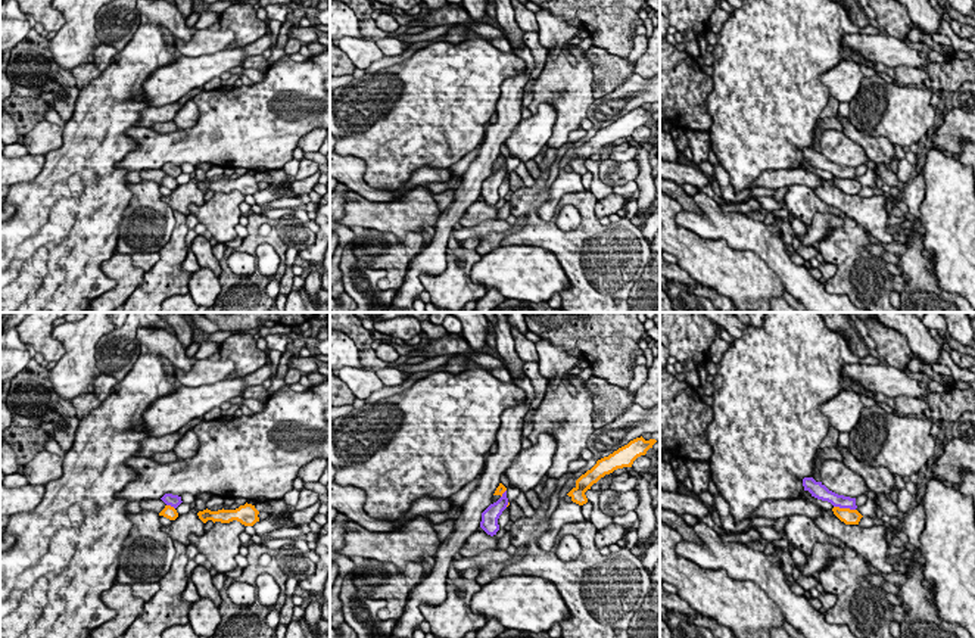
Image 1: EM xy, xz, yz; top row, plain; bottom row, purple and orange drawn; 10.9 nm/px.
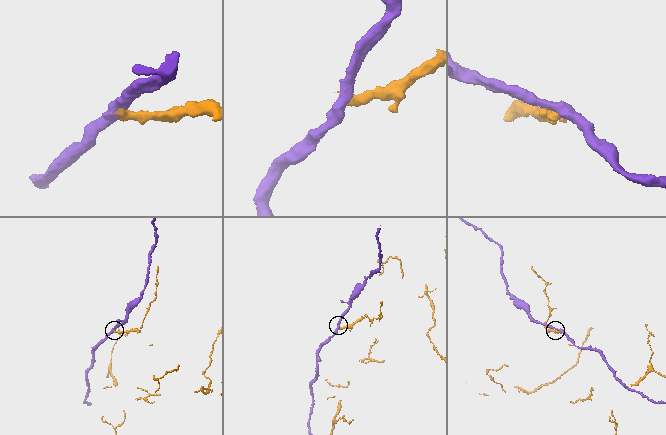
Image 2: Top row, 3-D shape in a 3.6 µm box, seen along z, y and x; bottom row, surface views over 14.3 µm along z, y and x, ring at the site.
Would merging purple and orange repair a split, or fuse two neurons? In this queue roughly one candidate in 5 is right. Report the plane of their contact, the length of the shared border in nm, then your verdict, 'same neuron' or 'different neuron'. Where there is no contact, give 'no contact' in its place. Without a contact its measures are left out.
yz | 240 nm | different neuron

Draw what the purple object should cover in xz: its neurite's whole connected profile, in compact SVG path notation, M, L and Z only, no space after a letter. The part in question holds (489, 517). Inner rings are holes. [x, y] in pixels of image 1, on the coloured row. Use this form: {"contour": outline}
{"contour": "M507 491L482 513L480 527L490 536L499 530L498 519L508 505Z"}

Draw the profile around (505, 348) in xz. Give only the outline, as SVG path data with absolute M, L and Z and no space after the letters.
M505 312L493 314L496 317L496 324L492 327L492 330L496 337L496 351L504 361L504 365L511 376L511 380L520 379L524 374L524 362L515 352L511 326L507 321Z

